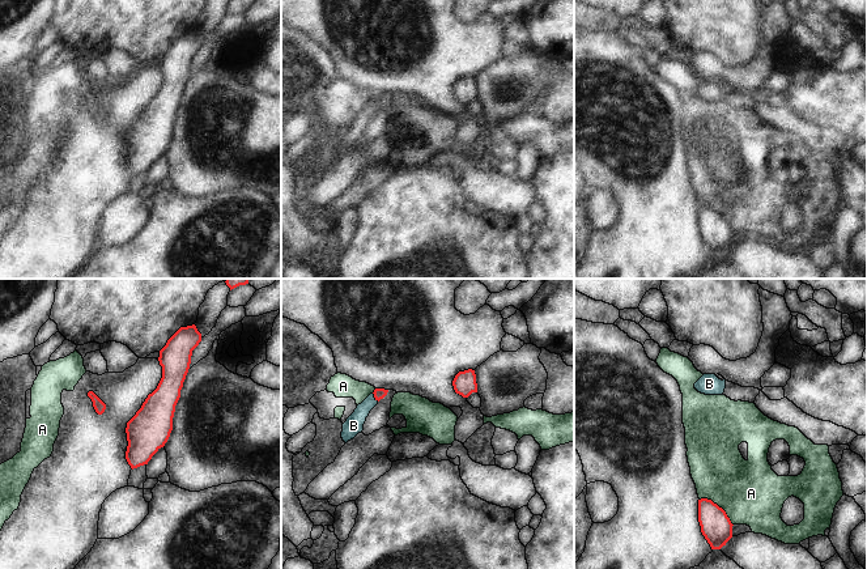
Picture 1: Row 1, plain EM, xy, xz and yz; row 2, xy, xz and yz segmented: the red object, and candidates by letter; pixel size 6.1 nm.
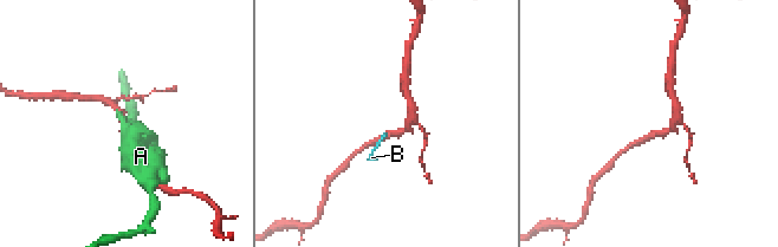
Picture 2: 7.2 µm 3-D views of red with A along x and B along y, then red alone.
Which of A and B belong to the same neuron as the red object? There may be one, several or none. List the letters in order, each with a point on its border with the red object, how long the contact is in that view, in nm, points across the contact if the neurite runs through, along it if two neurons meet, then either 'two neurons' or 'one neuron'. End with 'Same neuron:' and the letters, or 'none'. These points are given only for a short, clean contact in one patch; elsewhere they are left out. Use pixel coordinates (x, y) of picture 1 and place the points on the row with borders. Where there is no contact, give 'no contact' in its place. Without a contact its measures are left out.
A: contact yz (718, 506); length 260 nm; two neurons
B: contact xz (374, 396); length 70 nm; way xz (379, 394), (374, 396), (353, 425); one neuron
Same neuron: B

